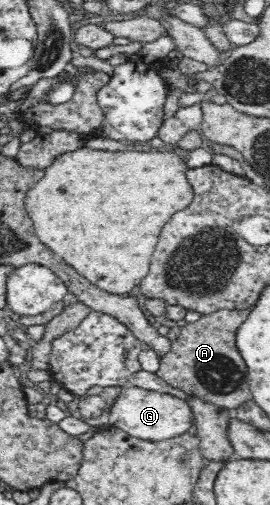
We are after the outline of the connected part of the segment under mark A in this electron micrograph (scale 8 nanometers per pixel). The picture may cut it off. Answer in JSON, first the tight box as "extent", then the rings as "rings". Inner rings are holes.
{"extent":[155,308,253,411],"rings":[[[250,308],[222,309],[201,315],[196,322],[184,323],[178,339],[171,343],[170,353],[161,359],[160,369],[155,374],[169,388],[186,395],[196,395],[229,411],[253,400],[247,382],[247,367],[235,343],[236,330],[248,318],[248,314]]]}

